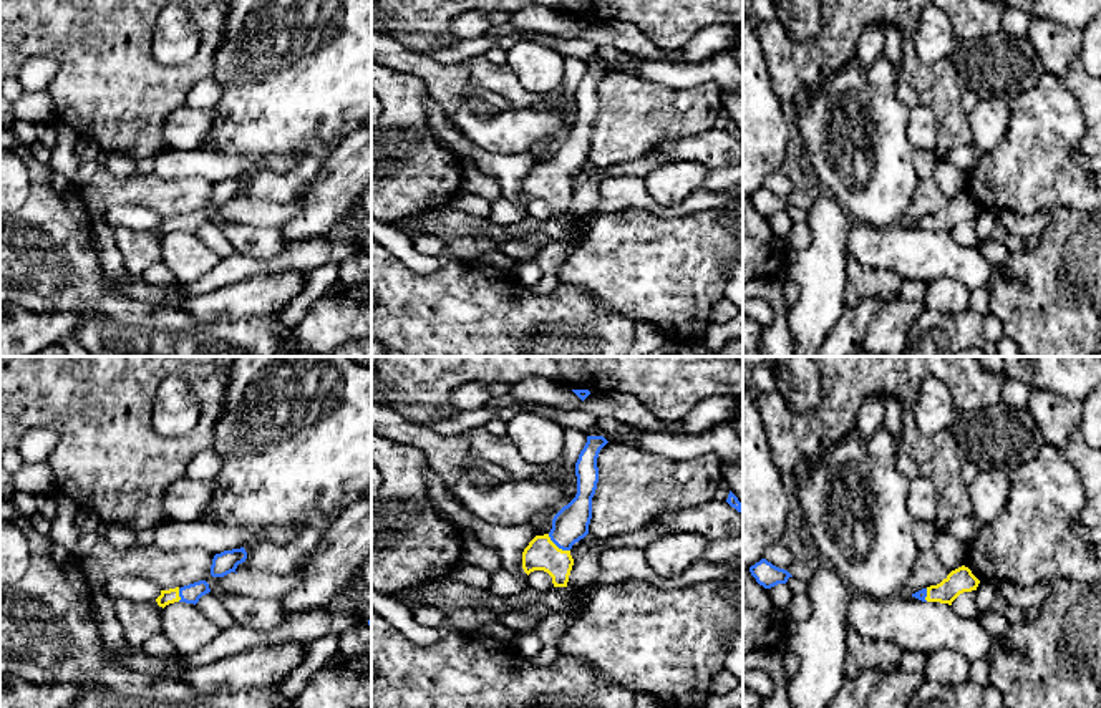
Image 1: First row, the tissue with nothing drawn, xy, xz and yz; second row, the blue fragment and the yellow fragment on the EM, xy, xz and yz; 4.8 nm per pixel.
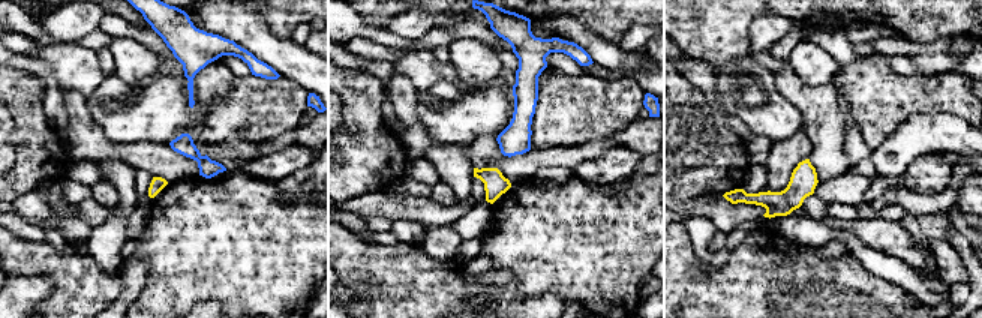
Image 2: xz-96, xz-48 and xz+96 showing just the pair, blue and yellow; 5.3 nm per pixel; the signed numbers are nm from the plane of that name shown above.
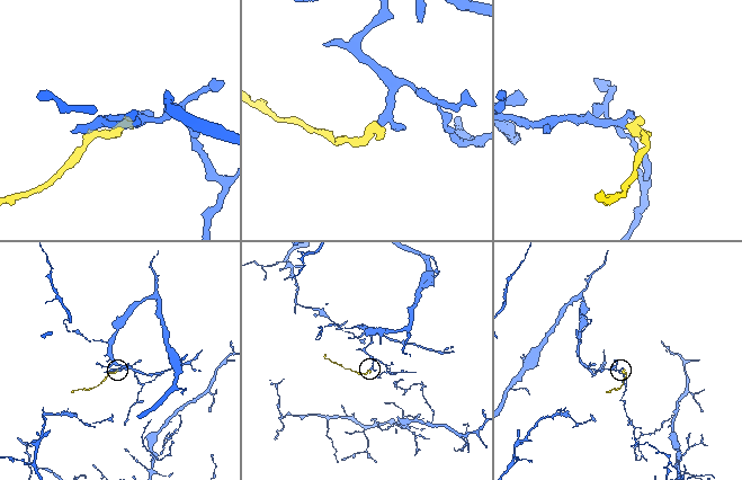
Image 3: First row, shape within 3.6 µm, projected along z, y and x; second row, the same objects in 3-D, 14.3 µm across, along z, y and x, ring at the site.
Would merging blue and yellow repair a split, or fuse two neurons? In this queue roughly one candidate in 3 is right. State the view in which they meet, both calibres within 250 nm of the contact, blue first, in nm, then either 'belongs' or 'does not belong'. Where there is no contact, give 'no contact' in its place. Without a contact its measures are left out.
contact in xz; calibres 170 and 160 nm; belongs

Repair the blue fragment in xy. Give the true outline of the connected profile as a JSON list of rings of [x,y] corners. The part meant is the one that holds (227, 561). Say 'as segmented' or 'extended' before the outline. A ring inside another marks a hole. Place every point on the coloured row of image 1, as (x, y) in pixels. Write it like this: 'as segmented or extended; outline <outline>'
as segmented; outline [[[244,547],[216,554],[211,565],[211,575],[224,577],[230,572],[235,572],[237,565],[245,562],[245,559],[247,552]]]

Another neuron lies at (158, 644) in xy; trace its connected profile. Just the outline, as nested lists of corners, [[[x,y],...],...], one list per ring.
[[[162,632],[156,633],[146,645],[144,648],[148,648],[153,653],[158,653],[161,657],[172,657],[176,653],[176,650],[172,648],[172,643],[164,637]]]

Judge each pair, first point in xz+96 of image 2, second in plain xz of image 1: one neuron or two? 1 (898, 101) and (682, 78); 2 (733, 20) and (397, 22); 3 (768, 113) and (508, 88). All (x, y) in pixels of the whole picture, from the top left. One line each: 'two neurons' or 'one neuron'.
1: two neurons
2: one neuron
3: two neurons

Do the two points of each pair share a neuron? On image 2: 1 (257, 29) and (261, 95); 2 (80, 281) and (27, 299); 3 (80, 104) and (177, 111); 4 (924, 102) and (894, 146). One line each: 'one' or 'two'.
1: two
2: two
3: two
4: two

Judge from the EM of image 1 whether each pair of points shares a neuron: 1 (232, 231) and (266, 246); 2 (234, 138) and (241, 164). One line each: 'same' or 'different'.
1: same
2: different

